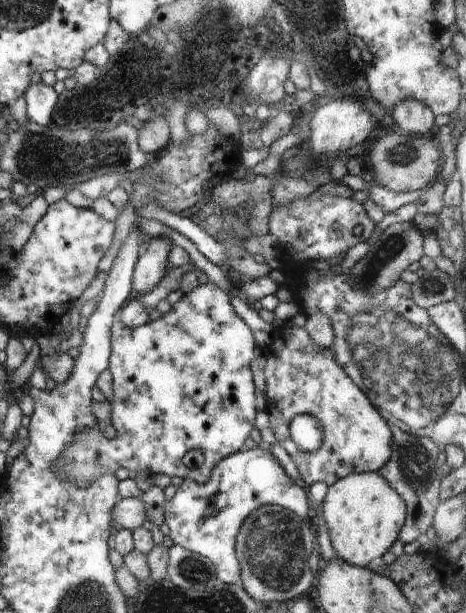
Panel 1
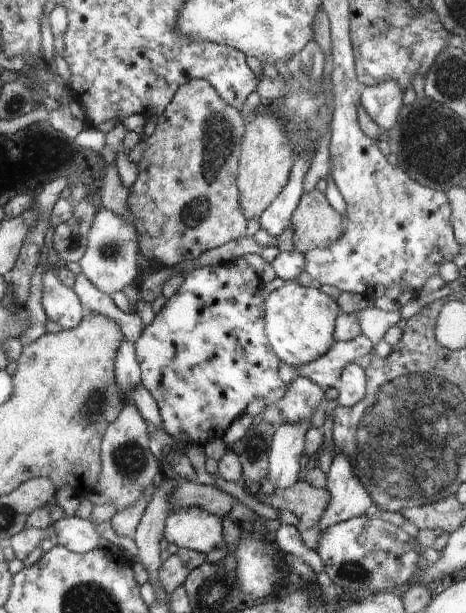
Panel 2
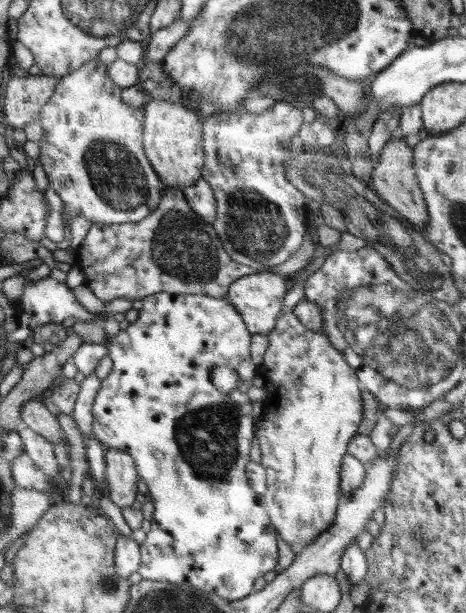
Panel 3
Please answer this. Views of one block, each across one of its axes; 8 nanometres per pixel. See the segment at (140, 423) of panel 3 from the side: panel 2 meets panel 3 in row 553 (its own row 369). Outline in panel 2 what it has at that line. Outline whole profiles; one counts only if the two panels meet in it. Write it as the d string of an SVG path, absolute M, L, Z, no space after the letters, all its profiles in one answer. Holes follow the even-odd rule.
M240 256L234 260L234 264L224 266L219 264L216 266L205 266L187 272L185 274L184 284L180 286L180 290L176 294L172 294L165 306L160 312L155 314L152 323L142 329L138 340L134 343L136 360L141 368L142 384L146 390L150 392L152 398L158 405L161 414L162 425L164 430L175 440L176 443L183 442L186 445L200 444L207 445L215 438L221 438L226 433L232 422L236 418L240 418L246 412L246 407L254 398L256 400L264 400L264 404L276 404L287 391L287 385L282 382L278 375L279 358L274 354L272 347L267 340L264 326L264 297L262 296L261 276L246 264L246 260Z

